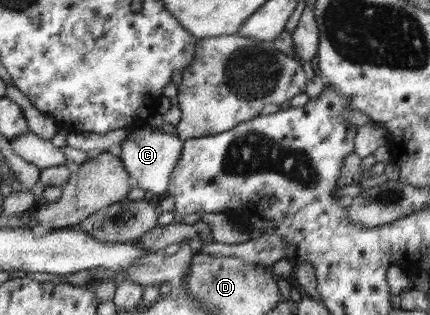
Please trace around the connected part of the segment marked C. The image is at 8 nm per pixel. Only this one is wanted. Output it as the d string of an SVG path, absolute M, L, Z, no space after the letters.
M149 124L132 129L132 135L122 143L120 157L132 178L133 186L146 190L152 199L165 195L169 190L173 172L181 160L184 144L178 136L154 129Z

